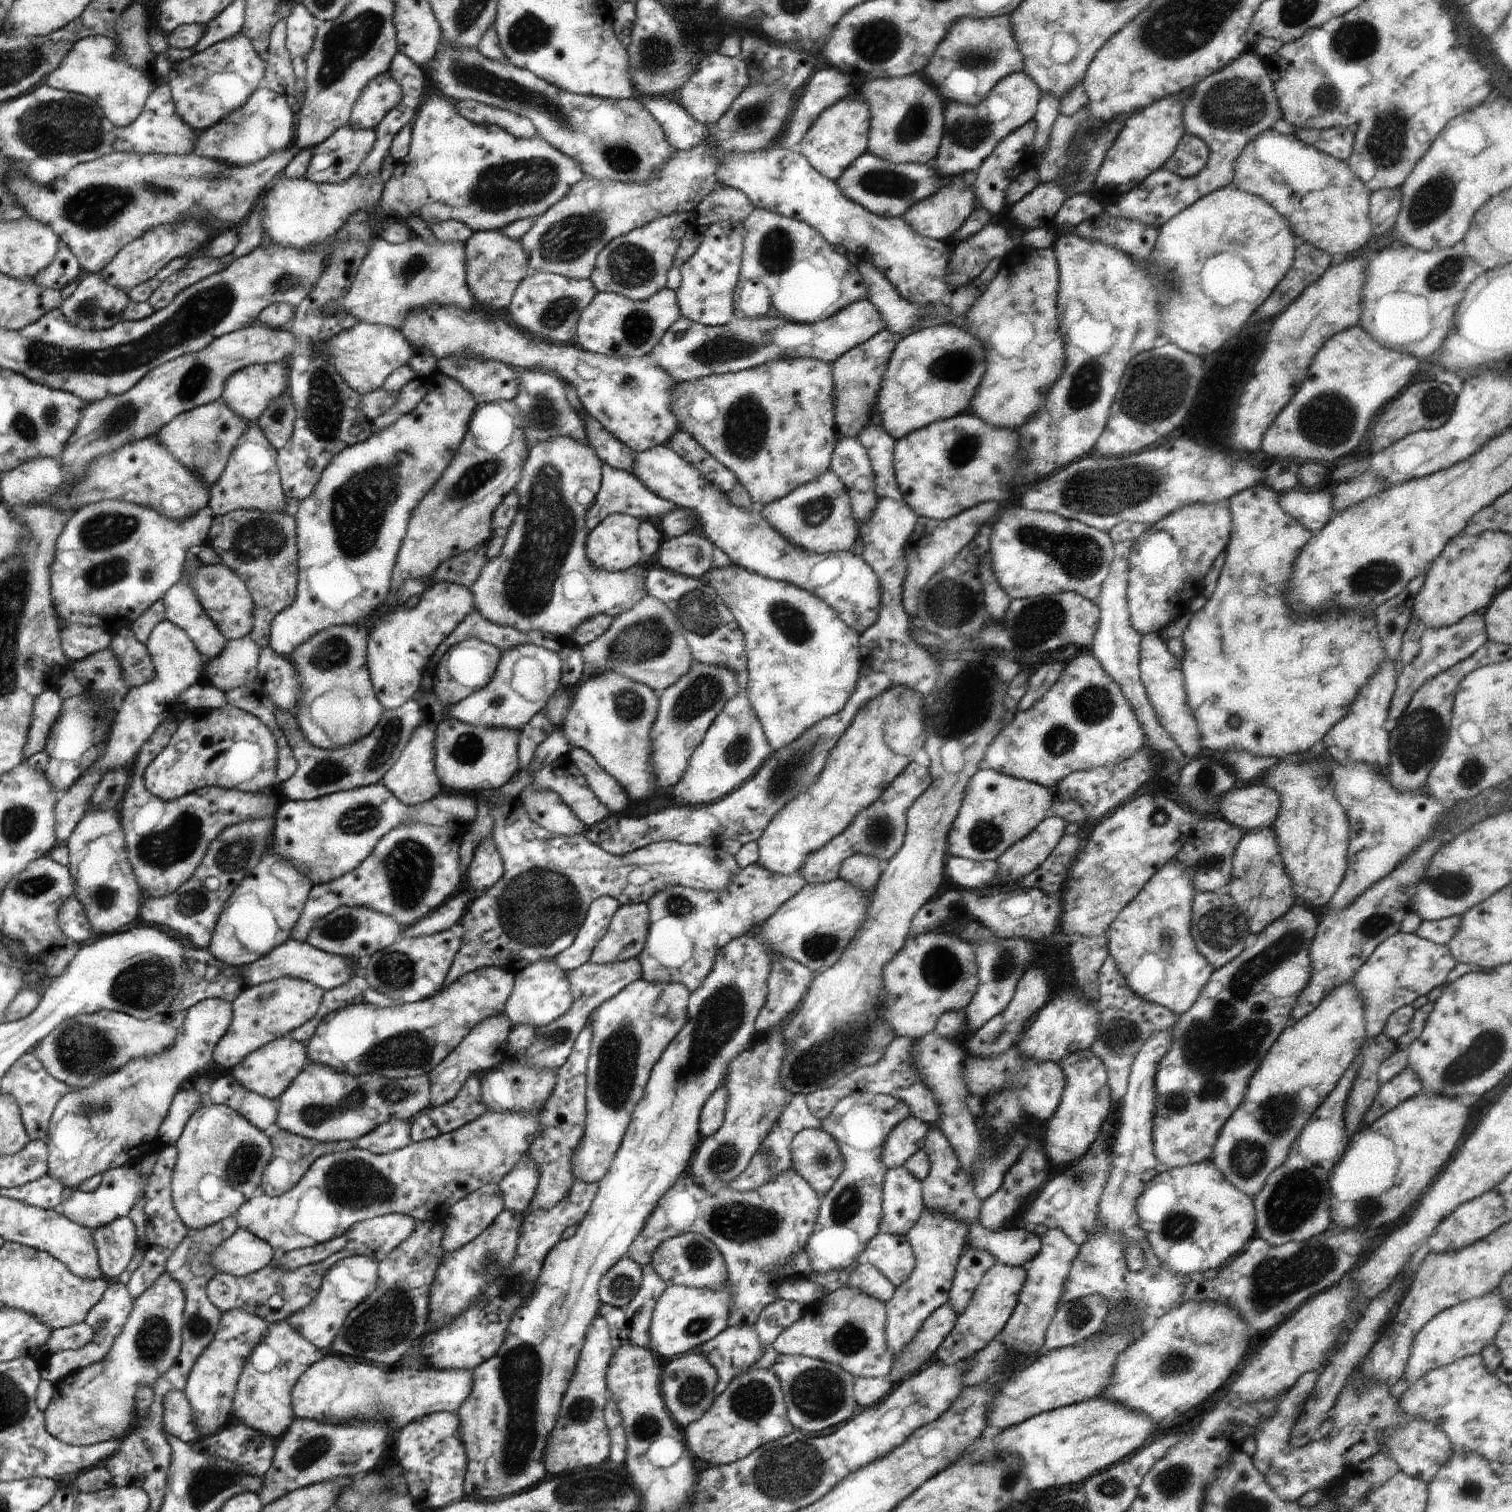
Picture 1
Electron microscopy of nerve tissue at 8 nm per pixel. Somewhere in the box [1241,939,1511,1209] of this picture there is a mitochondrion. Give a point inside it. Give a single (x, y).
(1479, 1055)

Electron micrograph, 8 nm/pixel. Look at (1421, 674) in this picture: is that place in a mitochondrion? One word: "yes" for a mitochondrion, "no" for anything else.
no

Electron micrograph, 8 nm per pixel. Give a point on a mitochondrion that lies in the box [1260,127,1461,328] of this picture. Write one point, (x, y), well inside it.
(1431, 201)

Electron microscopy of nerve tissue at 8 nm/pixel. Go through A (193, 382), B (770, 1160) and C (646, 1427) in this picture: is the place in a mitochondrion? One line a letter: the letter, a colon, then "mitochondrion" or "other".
A: mitochondrion
B: mitochondrion
C: mitochondrion

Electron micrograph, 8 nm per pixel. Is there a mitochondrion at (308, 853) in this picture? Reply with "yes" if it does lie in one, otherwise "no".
no

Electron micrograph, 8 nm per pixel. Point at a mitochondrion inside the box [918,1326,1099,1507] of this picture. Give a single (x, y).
(1010, 1477)

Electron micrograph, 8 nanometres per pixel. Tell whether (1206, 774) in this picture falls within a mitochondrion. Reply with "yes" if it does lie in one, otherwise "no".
yes

